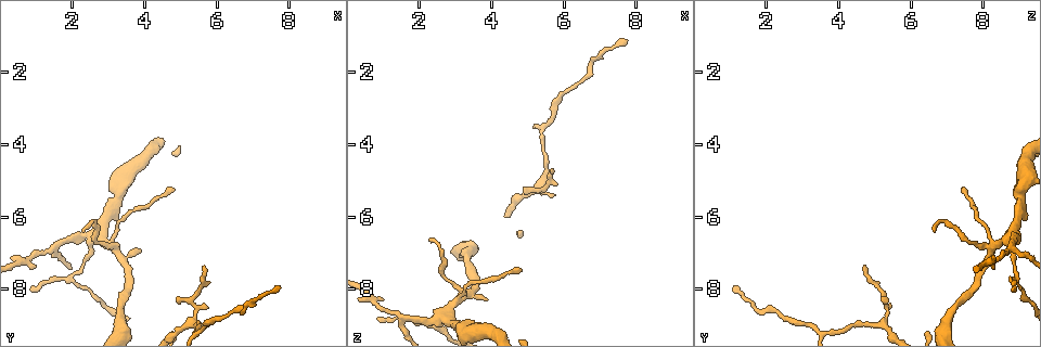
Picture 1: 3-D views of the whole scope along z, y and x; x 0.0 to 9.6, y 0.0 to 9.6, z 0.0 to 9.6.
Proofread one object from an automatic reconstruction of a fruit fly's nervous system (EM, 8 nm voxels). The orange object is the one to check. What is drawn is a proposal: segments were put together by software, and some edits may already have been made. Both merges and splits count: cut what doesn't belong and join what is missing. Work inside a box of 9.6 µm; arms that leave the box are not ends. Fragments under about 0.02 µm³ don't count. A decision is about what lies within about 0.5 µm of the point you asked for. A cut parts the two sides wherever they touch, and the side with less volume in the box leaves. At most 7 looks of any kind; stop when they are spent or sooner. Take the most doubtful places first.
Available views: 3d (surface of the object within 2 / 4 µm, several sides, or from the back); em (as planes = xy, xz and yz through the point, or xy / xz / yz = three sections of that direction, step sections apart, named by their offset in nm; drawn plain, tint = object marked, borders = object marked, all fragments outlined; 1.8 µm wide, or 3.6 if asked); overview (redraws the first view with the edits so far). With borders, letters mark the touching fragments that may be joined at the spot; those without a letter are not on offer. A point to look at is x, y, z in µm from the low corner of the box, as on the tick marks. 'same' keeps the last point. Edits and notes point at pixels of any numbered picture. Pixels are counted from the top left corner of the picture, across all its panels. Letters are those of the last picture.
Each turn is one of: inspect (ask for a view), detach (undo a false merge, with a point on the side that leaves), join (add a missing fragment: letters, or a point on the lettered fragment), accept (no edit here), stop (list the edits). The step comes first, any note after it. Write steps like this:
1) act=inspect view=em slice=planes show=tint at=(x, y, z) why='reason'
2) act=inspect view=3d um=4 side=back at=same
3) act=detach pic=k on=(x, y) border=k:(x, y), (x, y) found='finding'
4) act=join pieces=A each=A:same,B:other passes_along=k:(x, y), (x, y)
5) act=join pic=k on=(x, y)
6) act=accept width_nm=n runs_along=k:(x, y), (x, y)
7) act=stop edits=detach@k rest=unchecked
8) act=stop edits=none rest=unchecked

act=inspect view=3d um=4 at=(3.10, 6.95, 8.25) why='branch point'

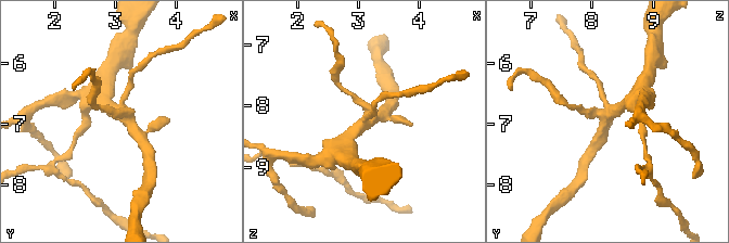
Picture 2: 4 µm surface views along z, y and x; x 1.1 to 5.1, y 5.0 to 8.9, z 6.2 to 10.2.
act=inspect view=em slice=planes show=borders at=(3.15, 6.90, 8.25) why='now the EM'

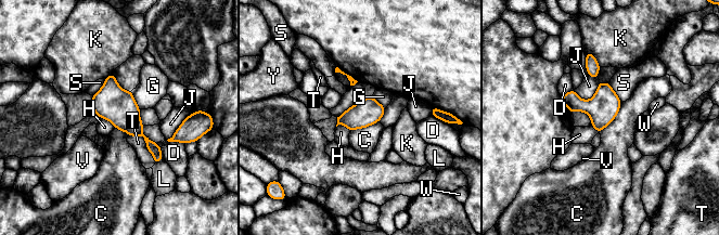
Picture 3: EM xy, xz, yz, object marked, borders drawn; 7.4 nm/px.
act=accept longest_contact=C:300nm each=C:other,D:other,G:other,H:other,J:other,K:other,L:other,S:other,T:other,V:other,W:other,Y:other runs_along=3:(111, 77), (111, 100), (158, 158) found='one neuron here'

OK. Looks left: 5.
act=inspect view=3d um=4 at=(7.70, 7.95, 1.10) why='end of a long branch'

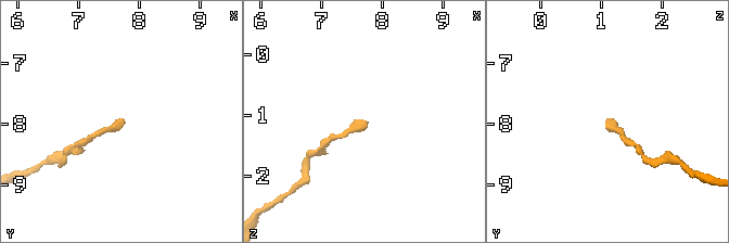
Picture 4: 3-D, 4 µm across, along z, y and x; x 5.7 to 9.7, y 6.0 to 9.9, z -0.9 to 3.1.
act=inspect view=em slice=planes show=borders at=(7.75, 7.95, 1.10) why='need the tissue'

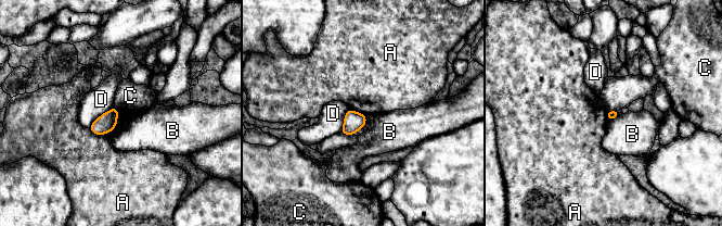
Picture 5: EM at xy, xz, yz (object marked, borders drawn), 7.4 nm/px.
act=accept each=A:other,B:other,C:other,D:other border=5:(118, 110), (110, 132), (88, 128) found='none of them fits'

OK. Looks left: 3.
act=inspect view=3d um=2 at=(3.30, 9.00, 6.95) why='calibre changes'

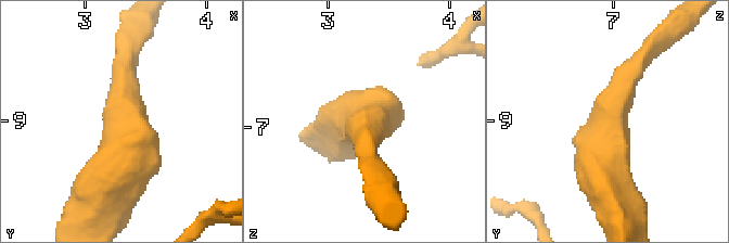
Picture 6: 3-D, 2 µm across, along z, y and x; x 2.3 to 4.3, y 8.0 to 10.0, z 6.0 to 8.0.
act=inspect view=em slice=planes show=borders at=(3.34, 9.04, 6.98) why='need the tissue'

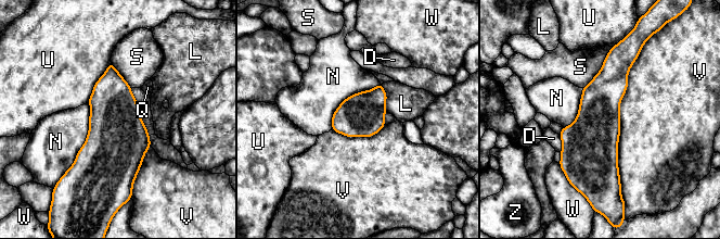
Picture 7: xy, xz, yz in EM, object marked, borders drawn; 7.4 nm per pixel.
act=accept width_nm=320 each=D:other,L:other,N:other,Q:other,S:other,U:other,V:other,W:other,Z:other border=7:(640, 52), (619, 108), (620, 190) found='continuous, no second neuron'

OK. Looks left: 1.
act=stop edits=none rest=unchecked

